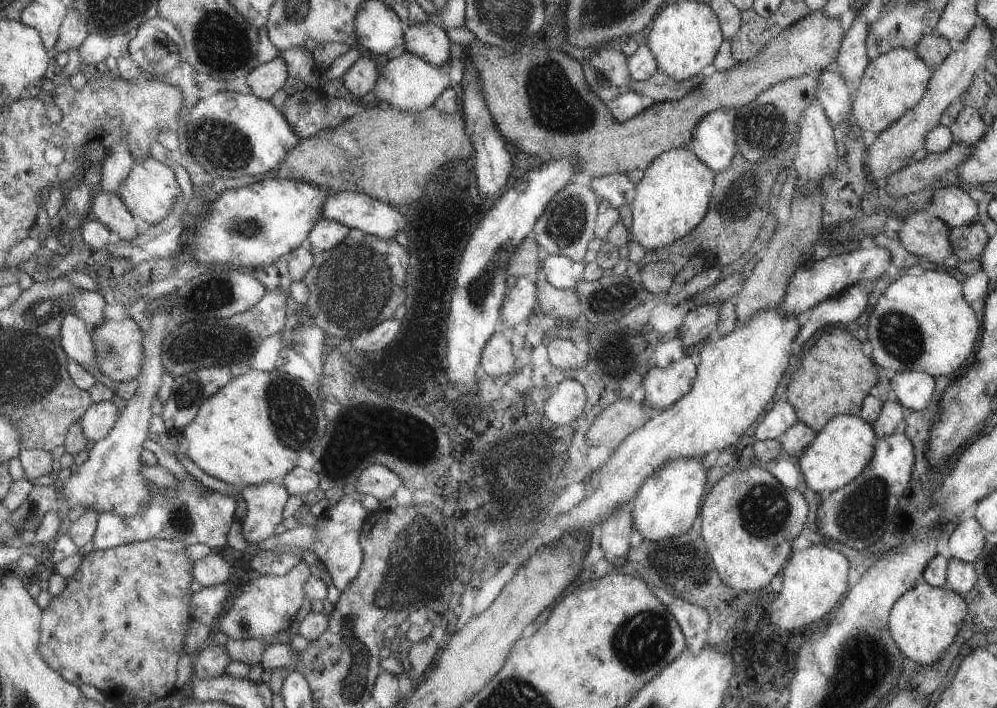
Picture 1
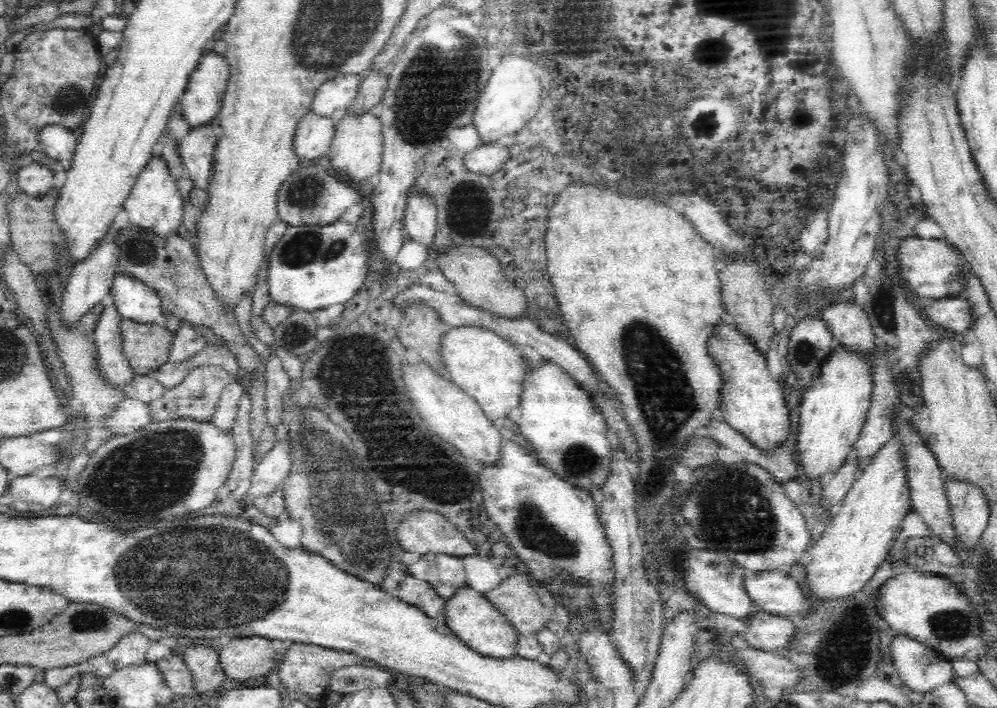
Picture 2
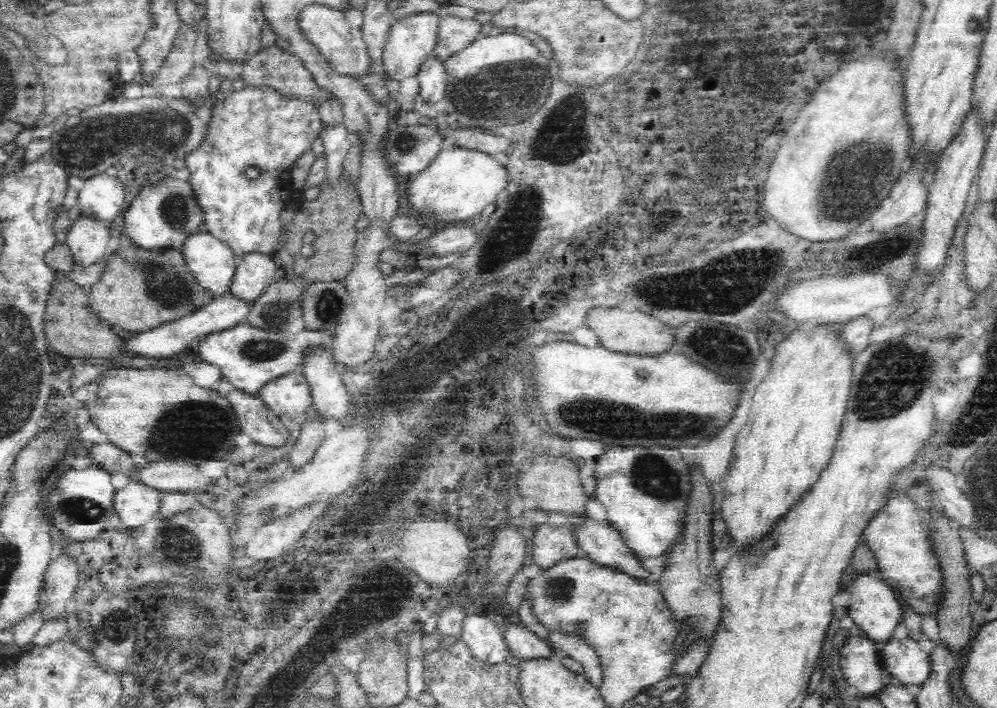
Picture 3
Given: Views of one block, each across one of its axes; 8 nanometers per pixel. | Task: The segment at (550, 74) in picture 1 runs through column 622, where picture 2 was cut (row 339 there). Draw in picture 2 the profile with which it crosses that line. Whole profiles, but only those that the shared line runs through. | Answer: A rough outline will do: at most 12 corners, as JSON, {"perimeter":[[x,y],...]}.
{"perimeter":[[121,320],[123,355],[136,375],[168,358],[175,336],[162,321]]}

